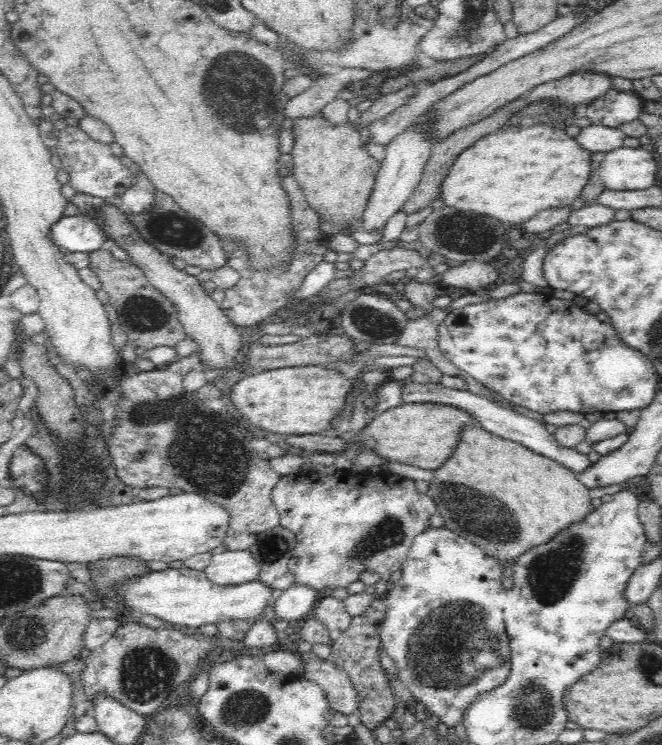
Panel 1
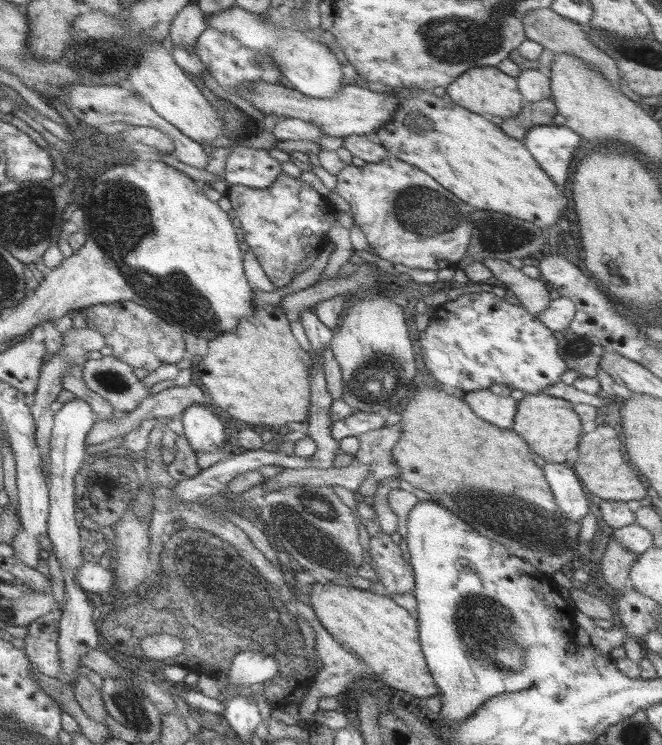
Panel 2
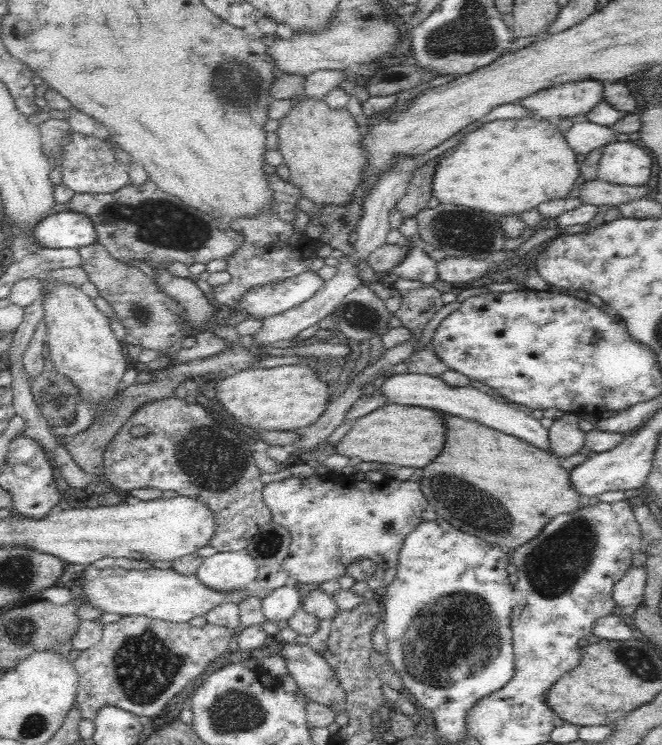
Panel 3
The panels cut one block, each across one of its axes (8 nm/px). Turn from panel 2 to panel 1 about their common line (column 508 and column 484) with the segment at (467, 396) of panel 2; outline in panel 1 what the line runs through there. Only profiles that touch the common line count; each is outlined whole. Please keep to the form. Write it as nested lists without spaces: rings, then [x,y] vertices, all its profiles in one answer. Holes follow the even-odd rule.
[[[410,383],[403,388],[403,399],[406,404],[414,403],[434,403],[434,404],[449,404],[456,408],[461,408],[466,412],[469,412],[472,416],[475,416],[479,426],[486,429],[486,432],[493,434],[497,437],[502,437],[504,440],[514,441],[534,453],[538,453],[540,456],[545,456],[550,460],[556,461],[558,464],[570,469],[575,475],[579,475],[584,471],[587,471],[594,462],[588,459],[588,455],[580,453],[573,448],[560,446],[553,434],[548,433],[539,420],[531,419],[522,413],[514,413],[509,409],[504,409],[500,405],[496,405],[494,401],[472,393],[469,390],[462,391],[462,389],[450,389],[444,388],[441,383],[438,384],[420,384]]]

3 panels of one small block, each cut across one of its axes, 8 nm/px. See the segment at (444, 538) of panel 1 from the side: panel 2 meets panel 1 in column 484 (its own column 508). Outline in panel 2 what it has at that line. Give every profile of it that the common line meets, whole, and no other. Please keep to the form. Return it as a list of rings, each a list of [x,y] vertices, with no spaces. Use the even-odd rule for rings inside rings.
[[[433,500],[410,508],[404,539],[417,604],[417,638],[441,703],[436,716],[443,723],[467,719],[489,698],[531,688],[531,684],[553,672],[555,660],[564,659],[569,644],[575,641],[575,611],[559,596],[549,576],[514,558],[499,543],[481,536]]]

